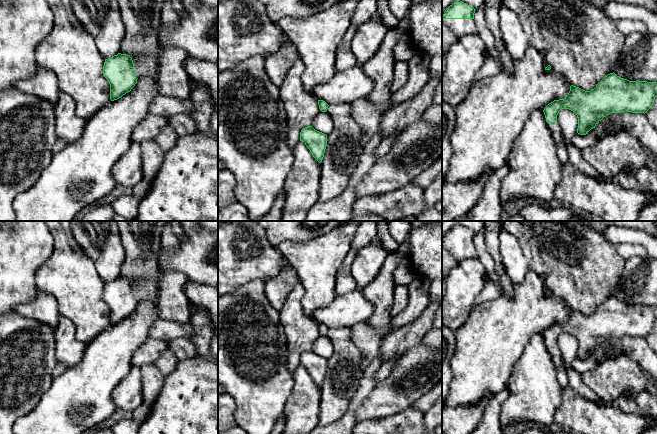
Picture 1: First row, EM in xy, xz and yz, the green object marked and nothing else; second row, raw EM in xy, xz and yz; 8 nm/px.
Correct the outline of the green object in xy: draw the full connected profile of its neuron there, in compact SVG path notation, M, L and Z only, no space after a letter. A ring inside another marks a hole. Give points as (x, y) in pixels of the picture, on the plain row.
M121 277L105 283L102 297L110 308L111 325L130 316L138 303L135 299L132 282Z

